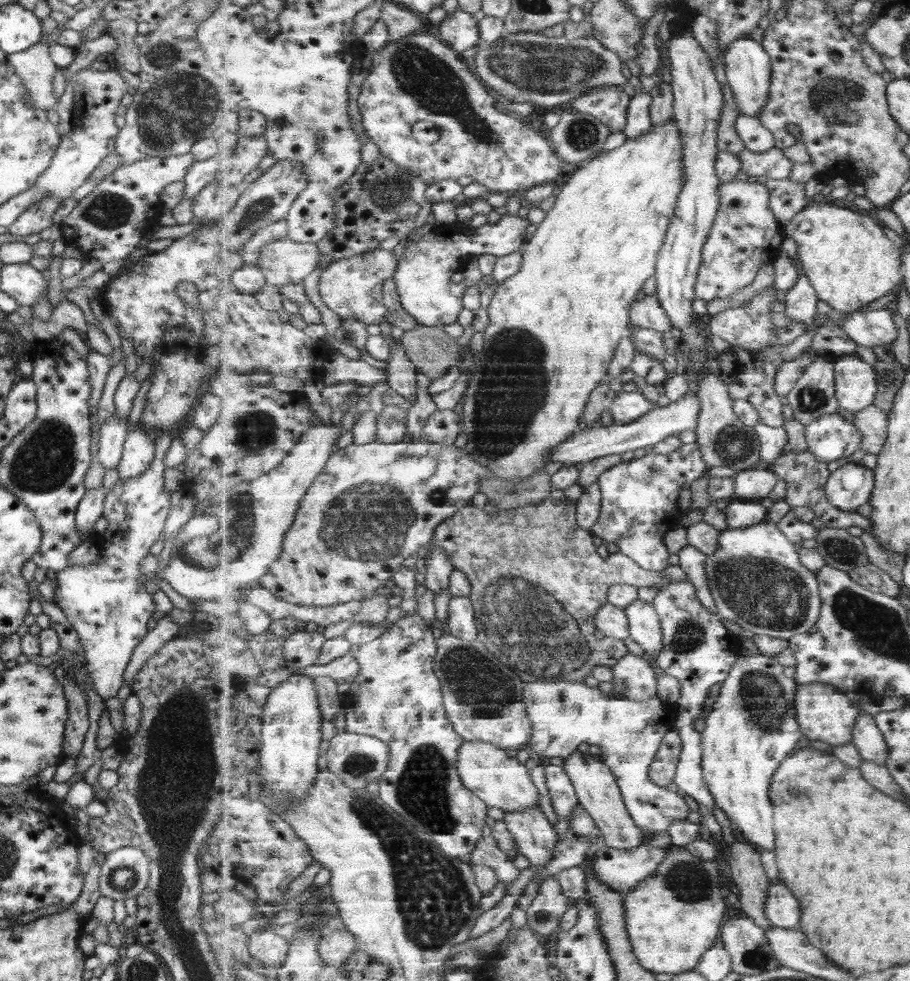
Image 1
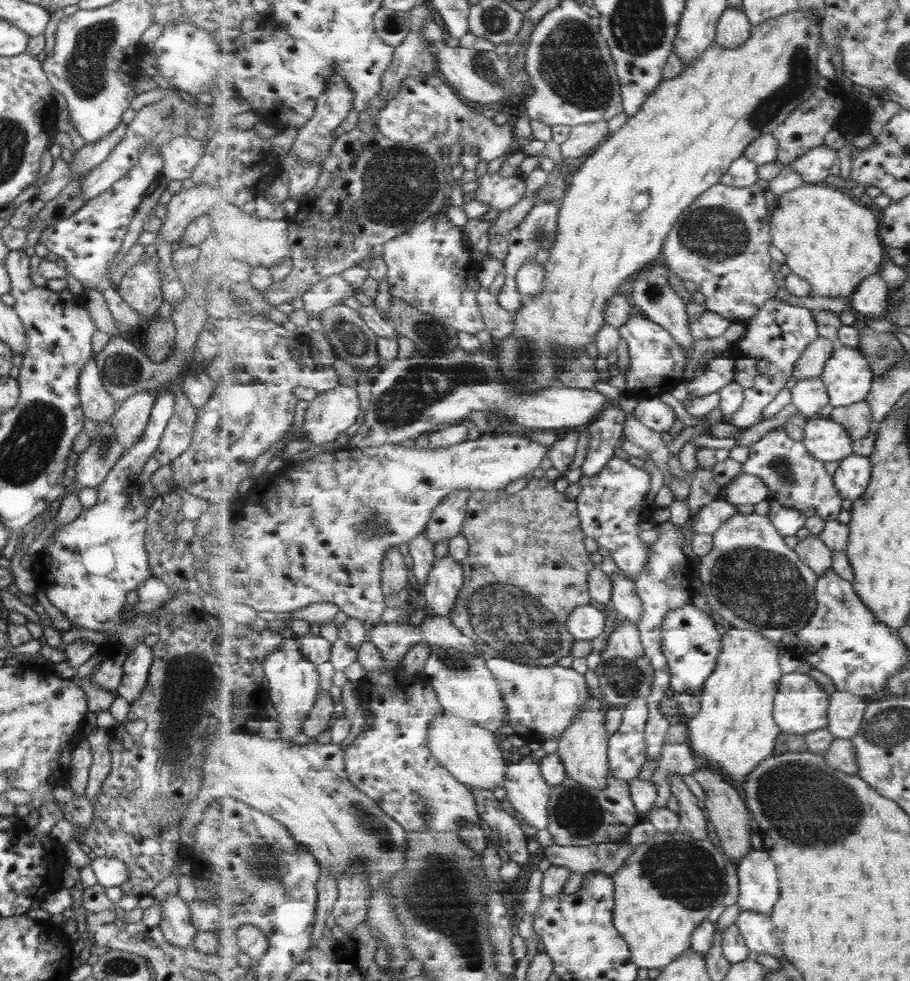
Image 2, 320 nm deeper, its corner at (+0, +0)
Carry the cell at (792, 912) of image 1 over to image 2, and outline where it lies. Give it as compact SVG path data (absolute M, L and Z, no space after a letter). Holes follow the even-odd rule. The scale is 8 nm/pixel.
M758 846L751 849L736 868L739 880L737 904L740 910L770 914L781 898L778 865Z

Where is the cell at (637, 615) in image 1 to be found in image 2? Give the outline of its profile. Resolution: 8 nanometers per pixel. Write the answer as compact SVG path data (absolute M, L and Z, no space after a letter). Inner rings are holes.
M621 571L611 577L614 609L623 619L633 621L638 626L643 614L643 601L637 593L636 581Z

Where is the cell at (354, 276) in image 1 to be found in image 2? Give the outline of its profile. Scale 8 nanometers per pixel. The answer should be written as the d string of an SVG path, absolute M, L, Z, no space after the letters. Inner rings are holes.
M340 275L327 277L311 287L303 296L300 304L309 316L320 318L323 311L341 304L343 298L353 296L355 292L360 292L360 288L353 288L345 278Z

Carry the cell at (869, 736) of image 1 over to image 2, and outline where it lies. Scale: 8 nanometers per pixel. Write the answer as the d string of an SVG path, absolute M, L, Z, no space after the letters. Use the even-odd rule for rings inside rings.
M836 690L831 693L828 708L830 723L827 727L833 736L853 740L861 730L868 703L864 697L852 692Z

